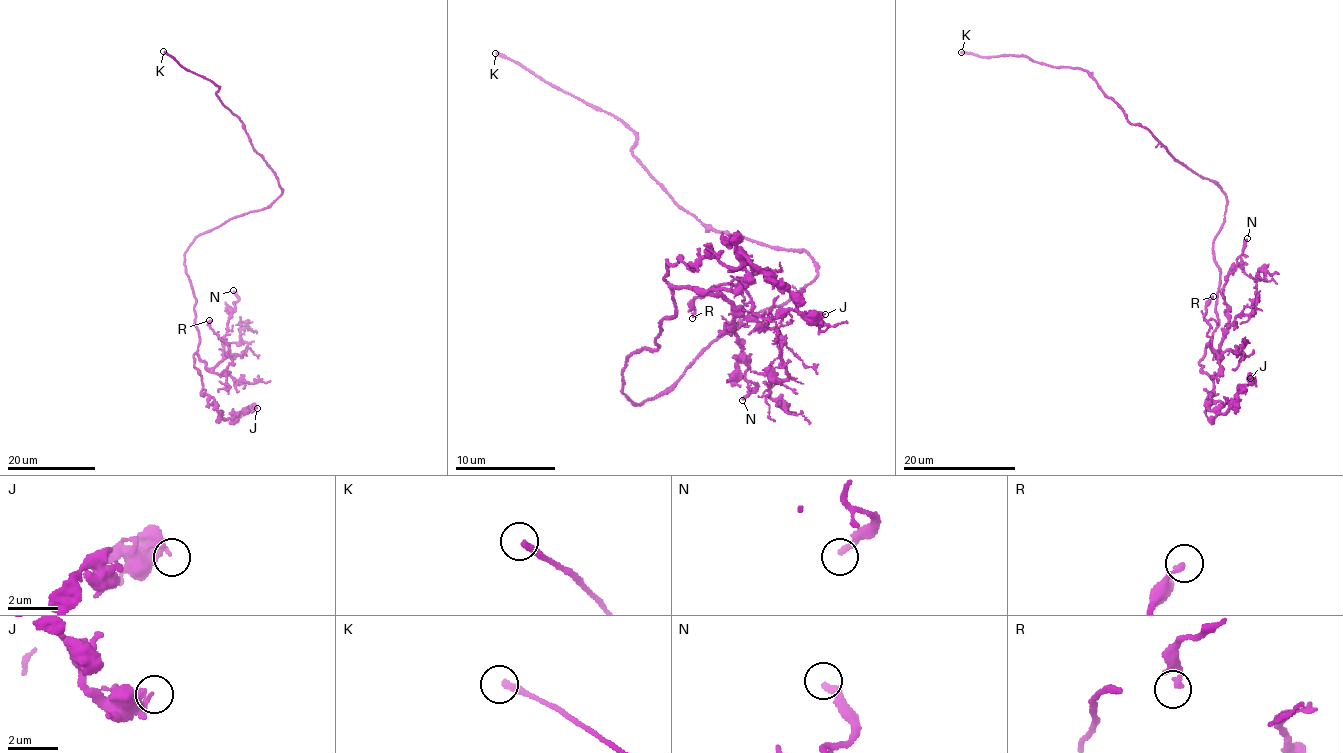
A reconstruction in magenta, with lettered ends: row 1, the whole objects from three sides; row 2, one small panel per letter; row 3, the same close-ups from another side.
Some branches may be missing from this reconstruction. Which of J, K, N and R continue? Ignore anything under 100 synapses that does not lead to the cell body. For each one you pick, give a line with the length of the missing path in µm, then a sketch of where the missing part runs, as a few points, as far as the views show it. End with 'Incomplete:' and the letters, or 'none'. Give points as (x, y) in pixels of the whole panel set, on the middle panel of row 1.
K: Missing length about 3 µm
Incomplete: K

